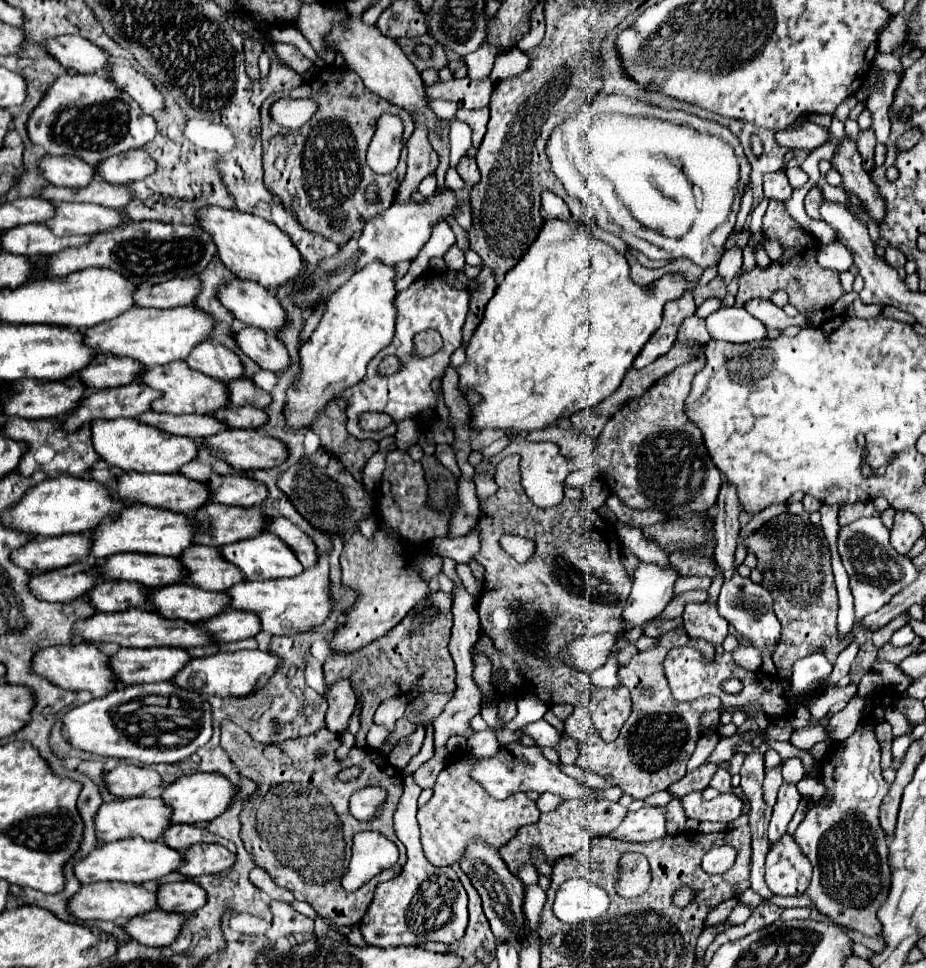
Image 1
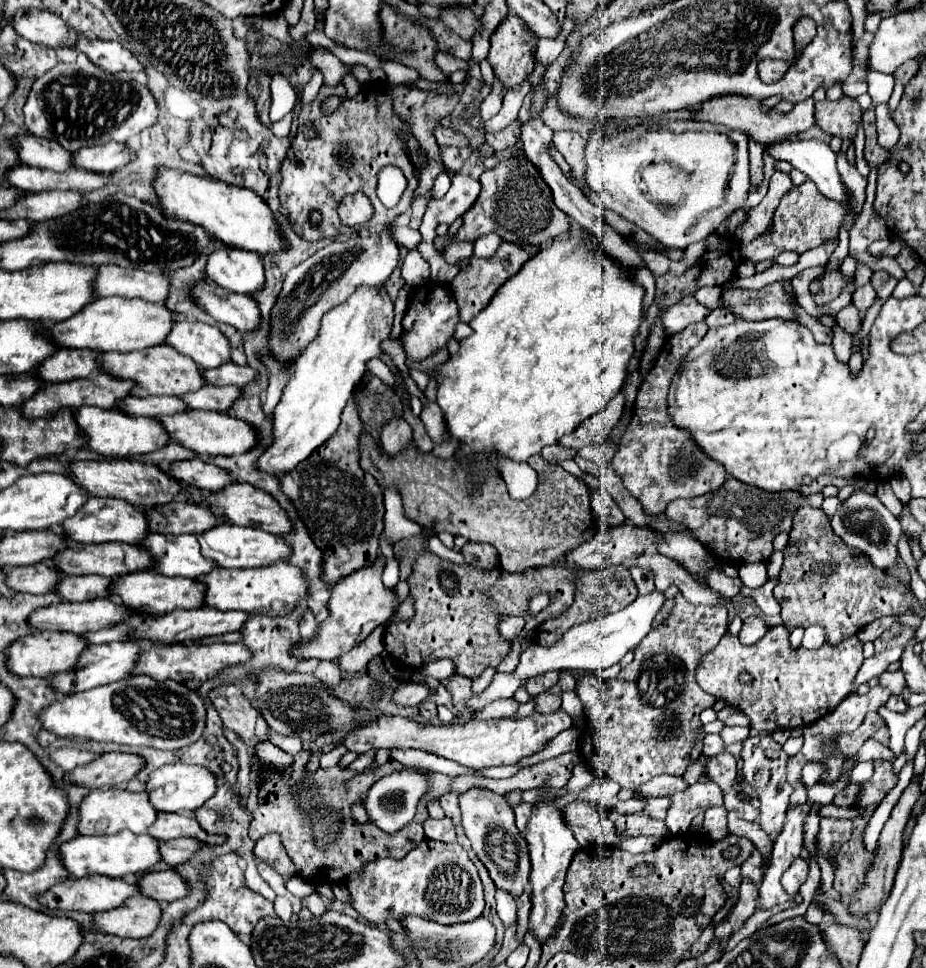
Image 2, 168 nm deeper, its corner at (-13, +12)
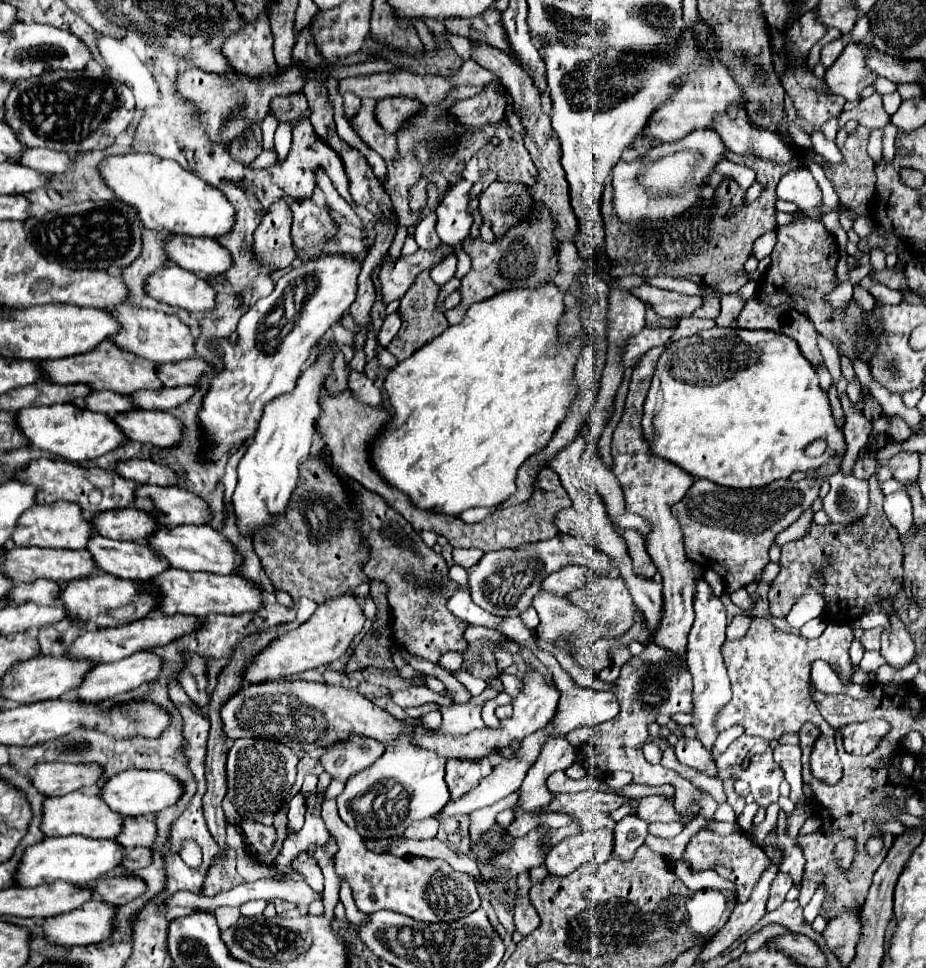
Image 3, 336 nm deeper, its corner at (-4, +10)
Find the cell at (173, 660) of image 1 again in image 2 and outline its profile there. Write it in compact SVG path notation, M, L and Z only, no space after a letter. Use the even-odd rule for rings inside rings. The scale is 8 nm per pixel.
M129 640L109 642L109 644L99 644L99 646L87 646L87 650L79 656L79 660L71 672L61 672L61 674L47 678L49 686L59 694L75 694L75 692L83 692L89 688L117 682L123 676L127 676L127 672L131 670L131 664L135 664L135 656L139 656L139 652L141 652L139 644L129 642Z

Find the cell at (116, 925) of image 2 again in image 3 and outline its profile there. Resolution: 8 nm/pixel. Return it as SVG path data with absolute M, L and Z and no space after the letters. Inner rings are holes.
M94 896L86 906L46 918L42 922L44 934L52 944L76 946L76 944L94 944L104 942L114 932L114 912L116 906Z

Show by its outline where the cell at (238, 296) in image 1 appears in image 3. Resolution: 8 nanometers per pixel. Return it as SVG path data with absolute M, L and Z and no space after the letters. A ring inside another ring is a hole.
M174 236L170 242L166 242L166 252L170 262L204 278L222 276L226 270L230 270L230 266L234 266L230 252L210 238Z

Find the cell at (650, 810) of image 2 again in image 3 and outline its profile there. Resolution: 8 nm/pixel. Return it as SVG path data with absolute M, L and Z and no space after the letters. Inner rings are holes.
M638 814L624 816L614 828L614 856L620 860L630 860L634 852L644 844L648 834L648 822L638 818Z

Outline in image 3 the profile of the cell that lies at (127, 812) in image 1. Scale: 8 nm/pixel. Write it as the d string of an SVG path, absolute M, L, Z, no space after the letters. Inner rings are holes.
M70 792L58 798L46 798L42 832L46 836L72 836L82 834L86 838L116 838L122 832L122 814L114 814L100 796L88 796L82 792Z

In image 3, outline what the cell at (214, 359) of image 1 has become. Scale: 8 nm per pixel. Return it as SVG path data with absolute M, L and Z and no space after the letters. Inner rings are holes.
M116 306L112 314L122 324L122 330L116 334L114 342L120 348L130 350L140 358L162 364L162 362L180 362L182 358L192 358L196 354L196 348L194 348L196 340L190 328L184 322L180 322L178 316L170 316L170 314L146 310L146 308L126 308L126 306Z

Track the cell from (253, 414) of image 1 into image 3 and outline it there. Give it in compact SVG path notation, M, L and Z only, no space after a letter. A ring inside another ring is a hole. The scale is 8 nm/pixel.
M182 386L182 388L160 388L160 390L138 390L130 398L138 408L146 410L168 410L174 412L178 406L186 404L198 392L196 386Z

